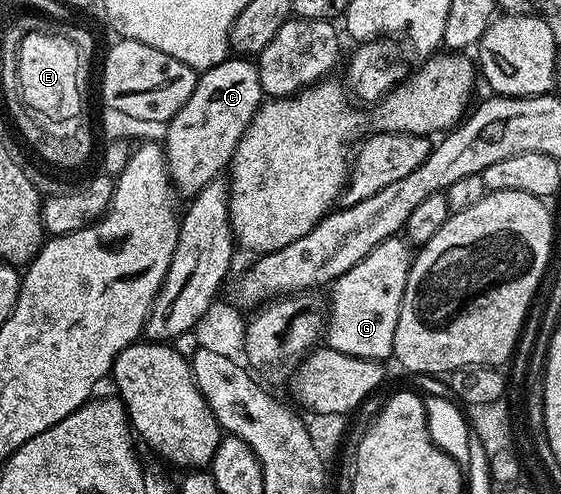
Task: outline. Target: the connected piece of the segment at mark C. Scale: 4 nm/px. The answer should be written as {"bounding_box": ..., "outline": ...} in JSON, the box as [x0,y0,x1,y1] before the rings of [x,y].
{"bounding_box":[162,55,265,199],"outline":[[[240,55],[229,56],[228,60],[203,70],[197,76],[190,99],[186,99],[172,120],[167,122],[165,129],[168,130],[164,133],[164,141],[162,140],[164,158],[168,160],[168,177],[175,185],[177,194],[184,196],[185,193],[185,198],[188,199],[195,197],[202,187],[206,187],[206,183],[217,180],[223,174],[220,172],[223,169],[225,172],[231,166],[232,153],[238,147],[246,127],[260,110],[265,97],[255,64]]]}

